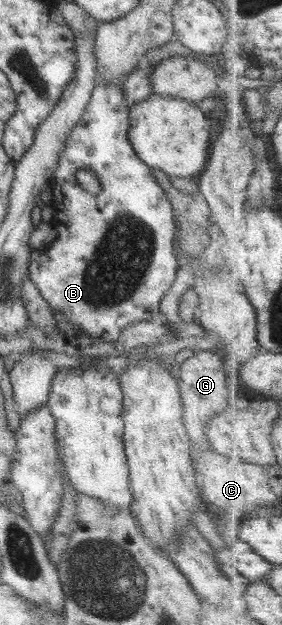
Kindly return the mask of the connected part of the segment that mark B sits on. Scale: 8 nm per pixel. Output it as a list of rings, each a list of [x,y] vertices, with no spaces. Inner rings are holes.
[[[96,76],[95,87],[93,88],[88,107],[84,109],[80,121],[70,131],[68,143],[66,143],[66,147],[64,147],[64,151],[62,151],[62,155],[58,159],[58,168],[53,173],[54,179],[49,182],[54,198],[50,204],[55,208],[54,218],[50,223],[56,229],[56,240],[46,250],[32,249],[30,256],[31,263],[29,264],[29,279],[35,284],[35,288],[43,296],[43,299],[50,305],[51,310],[57,310],[58,313],[63,314],[63,317],[70,324],[77,326],[79,330],[83,330],[83,333],[87,334],[90,338],[99,338],[106,342],[118,340],[128,325],[144,320],[151,320],[153,316],[159,314],[160,301],[164,294],[170,290],[180,266],[174,252],[175,229],[177,228],[174,207],[166,197],[162,186],[158,184],[153,170],[136,157],[132,143],[130,143],[130,107],[128,107],[123,97],[123,90],[121,90],[123,80],[124,77],[121,80],[115,80],[115,82],[105,82],[101,76]],[[81,169],[92,170],[96,174],[101,184],[101,190],[98,194],[92,195],[86,189],[80,187],[76,174]]]

